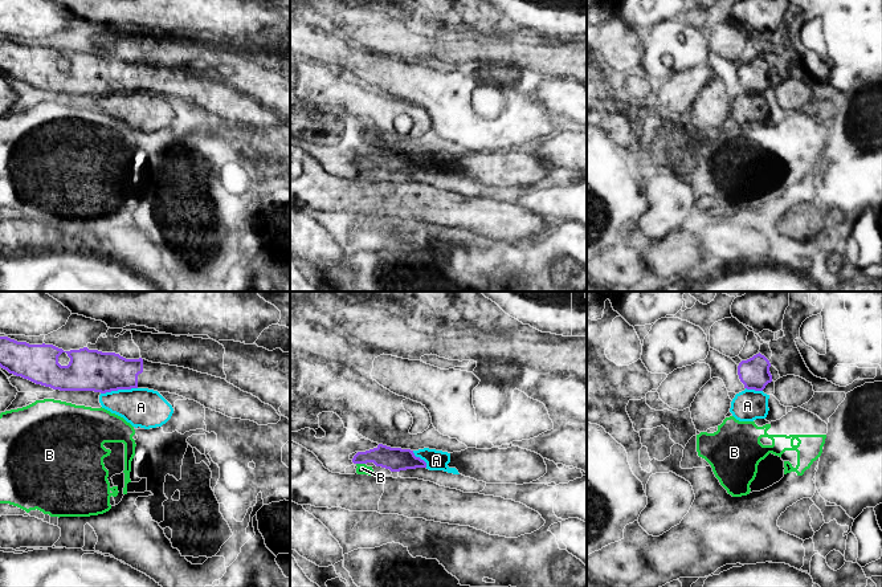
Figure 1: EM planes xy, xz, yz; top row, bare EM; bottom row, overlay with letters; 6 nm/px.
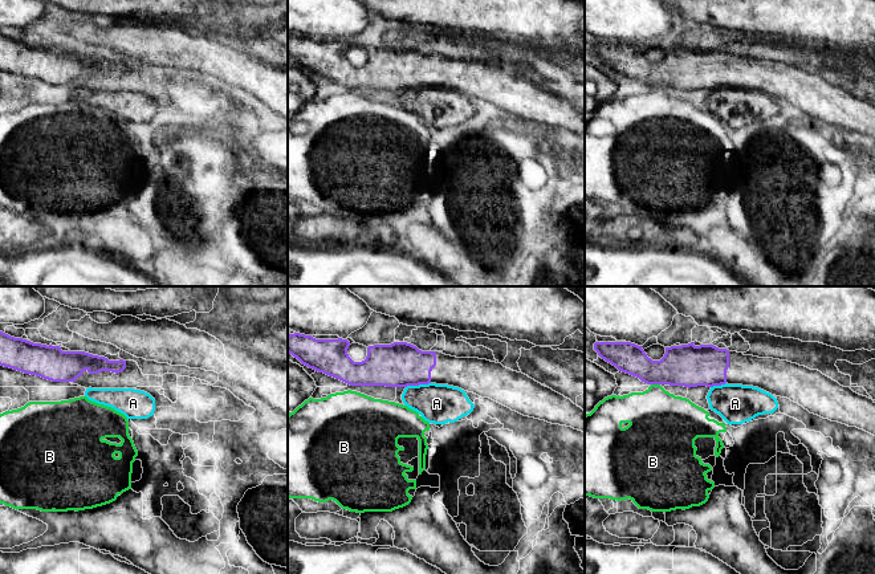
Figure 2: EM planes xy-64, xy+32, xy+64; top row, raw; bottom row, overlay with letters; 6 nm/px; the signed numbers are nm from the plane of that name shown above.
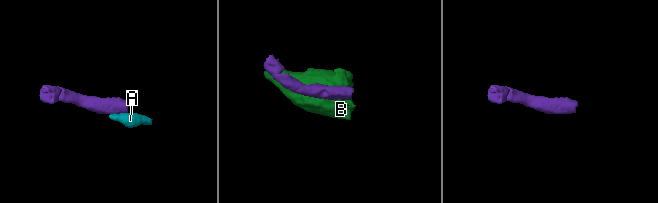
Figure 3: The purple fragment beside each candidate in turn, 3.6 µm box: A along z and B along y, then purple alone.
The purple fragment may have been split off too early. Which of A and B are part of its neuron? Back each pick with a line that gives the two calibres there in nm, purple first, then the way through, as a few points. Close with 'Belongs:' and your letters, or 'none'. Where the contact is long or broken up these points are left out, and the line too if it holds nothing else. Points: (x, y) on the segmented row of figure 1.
Belongs: none

